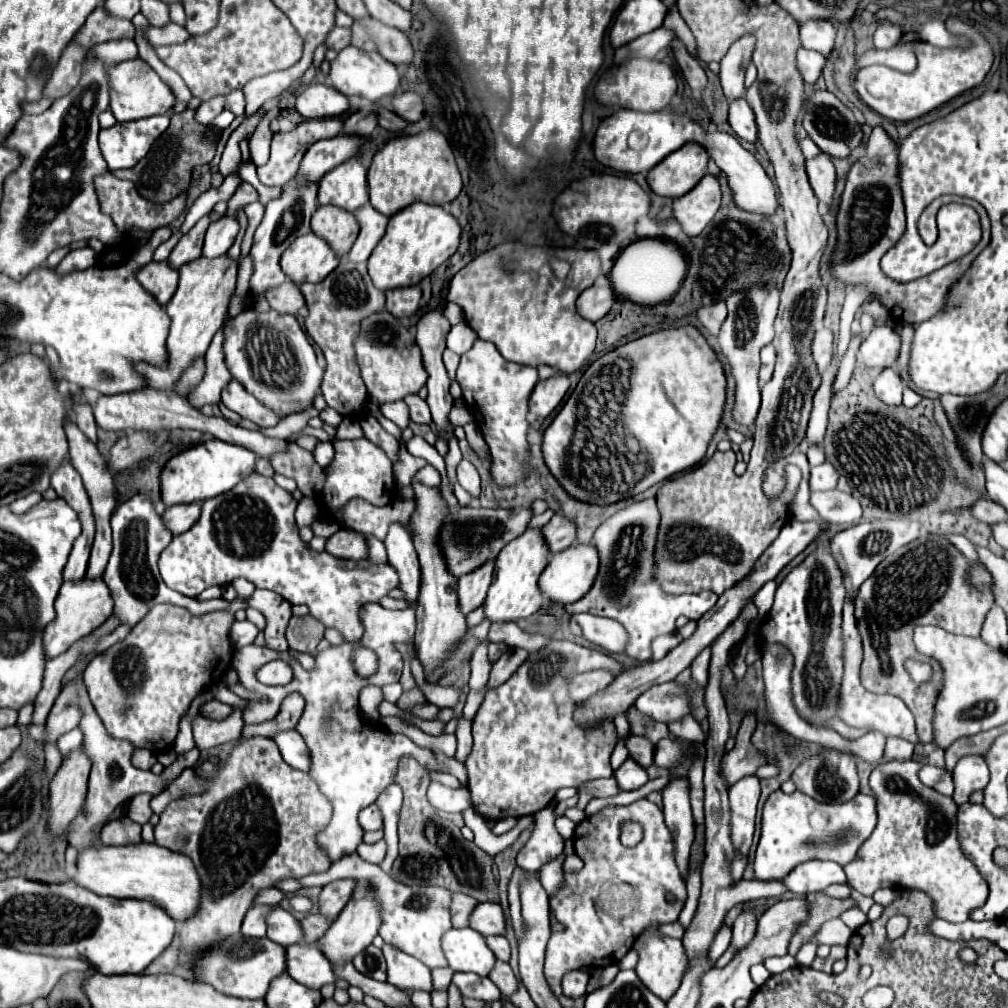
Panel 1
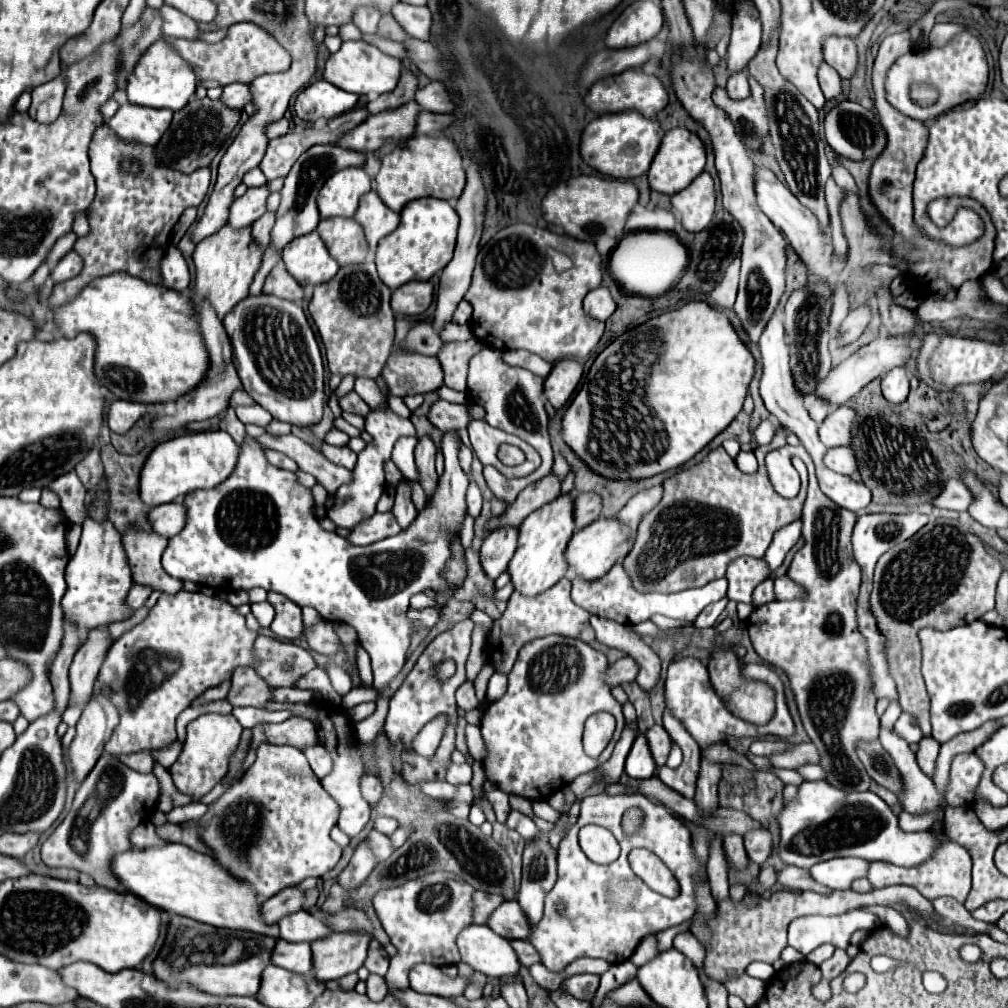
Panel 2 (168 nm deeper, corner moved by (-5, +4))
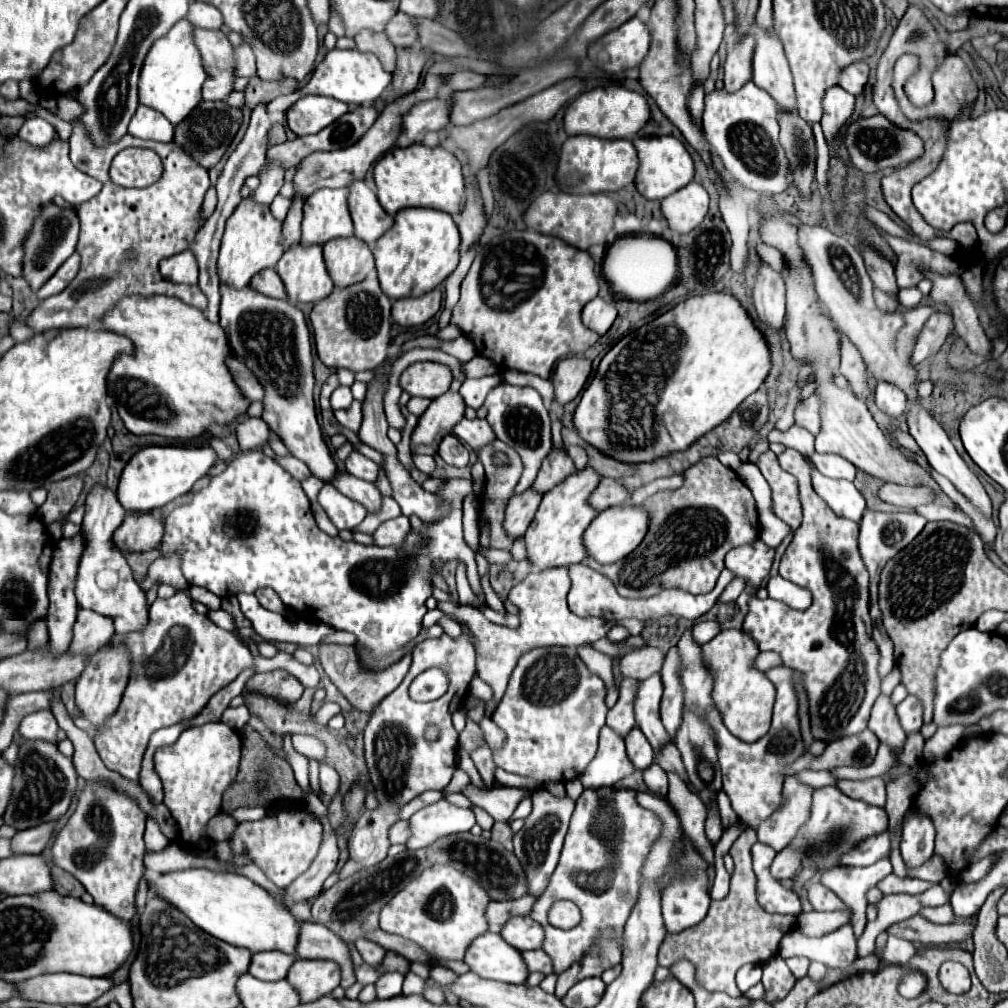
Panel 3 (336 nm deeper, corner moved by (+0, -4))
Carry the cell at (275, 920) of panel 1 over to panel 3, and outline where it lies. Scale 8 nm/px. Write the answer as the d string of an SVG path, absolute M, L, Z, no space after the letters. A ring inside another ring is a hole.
M300 922L296 954L298 954L298 958L308 958L308 954L316 954L316 958L336 960L342 968L340 986L344 990L356 982L348 946L334 932L326 930L326 926L318 926L316 922Z

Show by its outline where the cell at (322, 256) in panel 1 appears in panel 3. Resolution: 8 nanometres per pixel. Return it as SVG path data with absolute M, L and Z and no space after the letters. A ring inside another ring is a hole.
M296 244L288 248L278 260L276 272L286 286L290 302L318 302L334 288L332 278L324 266L320 244Z

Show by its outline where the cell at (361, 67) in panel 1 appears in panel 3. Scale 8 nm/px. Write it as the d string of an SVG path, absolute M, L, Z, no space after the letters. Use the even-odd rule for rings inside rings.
M330 50L326 54L326 58L316 66L314 74L310 76L308 84L304 90L294 92L294 102L306 94L320 94L320 96L330 96L336 98L340 102L346 104L372 104L376 102L382 92L388 88L388 84L392 82L392 74L388 74L384 70L384 66L380 64L380 60L370 54L370 52L358 52L358 50Z

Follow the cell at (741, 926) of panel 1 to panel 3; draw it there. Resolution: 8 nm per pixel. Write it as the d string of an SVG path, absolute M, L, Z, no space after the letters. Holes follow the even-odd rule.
M784 848L776 854L776 858L770 866L770 872L776 880L784 880L784 878L792 878L800 866L804 866L802 854L794 848Z

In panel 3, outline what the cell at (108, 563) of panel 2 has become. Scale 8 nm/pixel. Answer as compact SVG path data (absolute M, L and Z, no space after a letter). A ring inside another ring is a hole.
M104 486L92 488L92 492L86 498L86 512L82 522L84 552L78 562L78 574L76 574L76 586L74 586L74 596L78 606L112 618L116 634L142 630L148 622L146 594L140 590L138 582L132 578L132 570L126 558L114 544L114 532L122 524L124 516L126 516L126 510L118 502L116 494L110 494L110 490L106 490Z

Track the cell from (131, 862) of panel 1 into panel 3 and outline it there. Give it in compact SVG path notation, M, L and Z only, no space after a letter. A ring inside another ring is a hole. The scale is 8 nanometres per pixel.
M186 868L176 872L160 874L154 880L148 880L148 890L170 902L176 910L182 910L200 930L210 936L224 940L234 946L244 946L250 952L280 950L294 954L298 940L298 922L280 900L272 898L262 886L254 884L246 876L230 872L212 872L206 868Z

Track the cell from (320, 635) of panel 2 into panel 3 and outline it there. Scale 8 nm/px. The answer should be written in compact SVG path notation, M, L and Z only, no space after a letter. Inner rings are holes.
M320 644L318 660L320 660L324 672L330 676L330 680L336 684L336 688L350 700L350 704L358 710L366 710L370 713L374 710L374 706L378 706L404 680L408 668L410 668L410 656L404 656L398 664L390 666L388 670L382 670L382 672L362 670L358 664L354 646L344 646L344 644Z

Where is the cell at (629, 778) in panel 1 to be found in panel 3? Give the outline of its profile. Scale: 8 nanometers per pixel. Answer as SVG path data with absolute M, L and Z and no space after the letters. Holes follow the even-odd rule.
M634 728L626 736L626 754L628 754L630 762L634 764L634 768L640 772L644 772L654 762L654 750L638 728Z

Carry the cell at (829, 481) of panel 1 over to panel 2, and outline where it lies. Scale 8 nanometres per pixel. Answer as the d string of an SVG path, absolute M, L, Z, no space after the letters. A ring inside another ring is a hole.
M831 448L825 456L825 464L839 474L851 476L851 474L857 472L855 454L851 454L851 448Z

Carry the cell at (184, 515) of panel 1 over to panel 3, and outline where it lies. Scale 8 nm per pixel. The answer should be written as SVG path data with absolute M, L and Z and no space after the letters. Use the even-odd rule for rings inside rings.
M158 512L148 514L128 514L114 534L114 542L118 542L118 550L122 552L146 552L150 548L158 548L164 536L164 520Z

